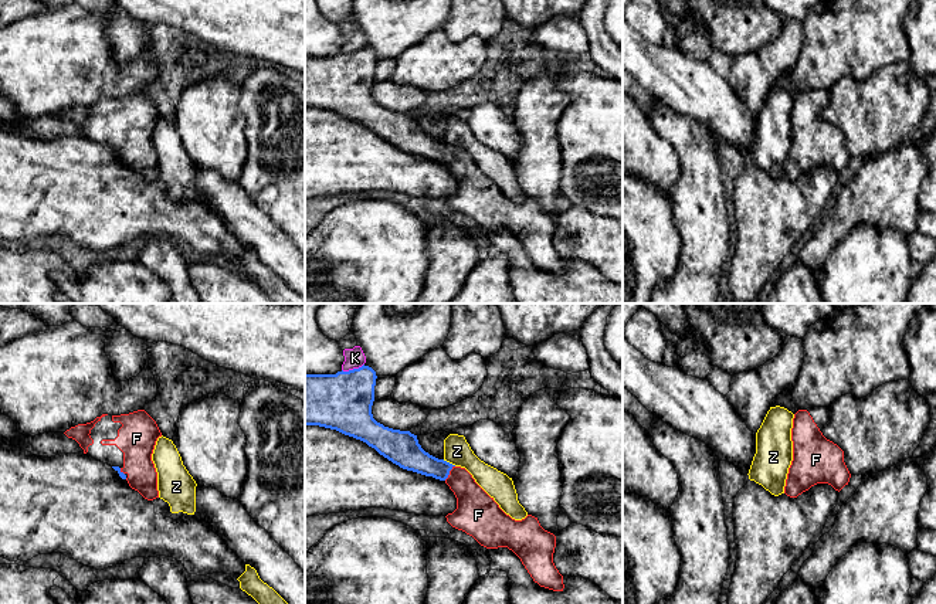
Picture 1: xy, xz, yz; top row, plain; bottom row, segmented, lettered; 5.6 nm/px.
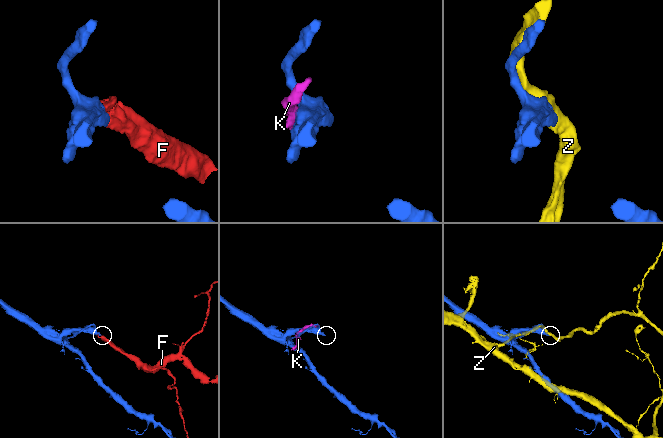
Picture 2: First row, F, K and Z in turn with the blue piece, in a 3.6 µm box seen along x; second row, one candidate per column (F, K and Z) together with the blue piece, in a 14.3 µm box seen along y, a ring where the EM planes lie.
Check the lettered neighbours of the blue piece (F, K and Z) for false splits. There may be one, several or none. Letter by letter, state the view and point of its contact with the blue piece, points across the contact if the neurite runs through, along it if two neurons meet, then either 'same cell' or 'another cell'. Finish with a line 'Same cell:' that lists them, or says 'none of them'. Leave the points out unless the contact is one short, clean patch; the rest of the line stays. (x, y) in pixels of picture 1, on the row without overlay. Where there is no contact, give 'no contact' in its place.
F: meets blue in xz at (448, 155); same cell
K: meets blue in xz at (353, 51); border along xz (363, 46), (355, 51), (342, 53); another cell
Z: meets blue in xz at (448, 145); another cell
Same cell: F

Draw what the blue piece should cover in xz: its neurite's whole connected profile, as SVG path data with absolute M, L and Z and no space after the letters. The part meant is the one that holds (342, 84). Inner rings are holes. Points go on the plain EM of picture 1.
M364 47L336 57L305 57L305 108L336 112L366 125L403 152L444 163L457 180L457 191L445 198L452 210L472 218L486 231L508 230L520 241L535 265L553 274L563 274L563 258L553 245L556 218L545 213L537 200L532 197L522 203L512 201L475 164L465 150L455 149L425 135L418 126L417 118L377 105L372 96L376 61L376 54Z

